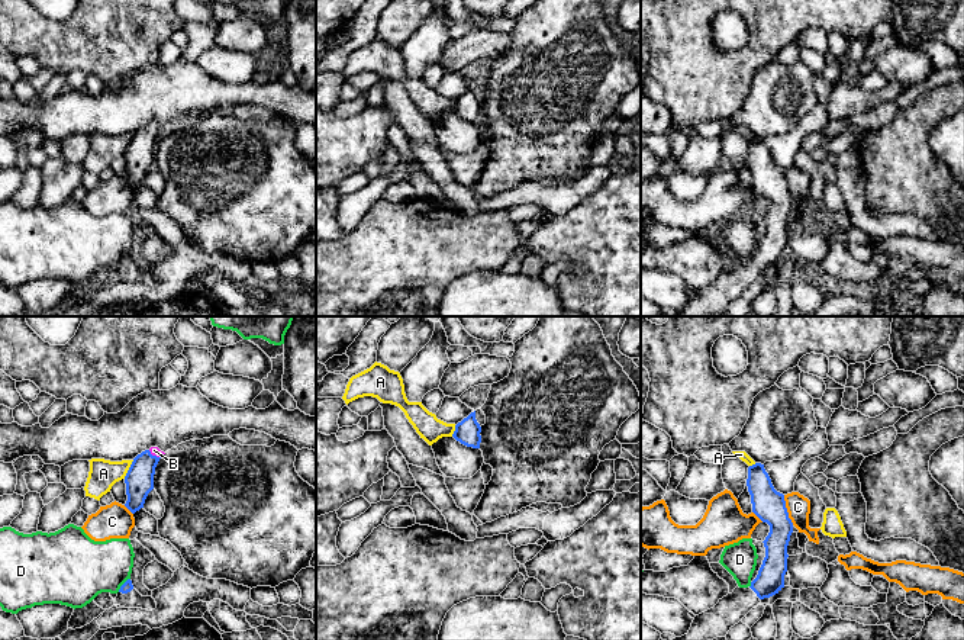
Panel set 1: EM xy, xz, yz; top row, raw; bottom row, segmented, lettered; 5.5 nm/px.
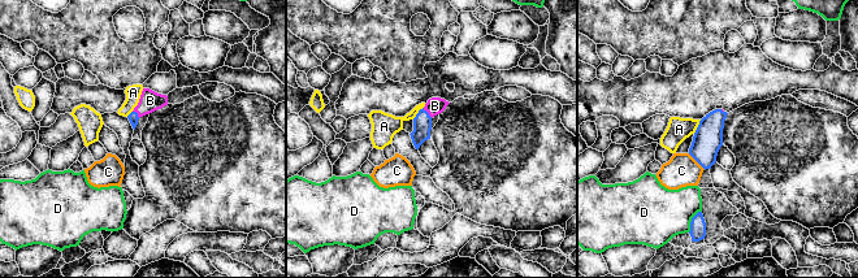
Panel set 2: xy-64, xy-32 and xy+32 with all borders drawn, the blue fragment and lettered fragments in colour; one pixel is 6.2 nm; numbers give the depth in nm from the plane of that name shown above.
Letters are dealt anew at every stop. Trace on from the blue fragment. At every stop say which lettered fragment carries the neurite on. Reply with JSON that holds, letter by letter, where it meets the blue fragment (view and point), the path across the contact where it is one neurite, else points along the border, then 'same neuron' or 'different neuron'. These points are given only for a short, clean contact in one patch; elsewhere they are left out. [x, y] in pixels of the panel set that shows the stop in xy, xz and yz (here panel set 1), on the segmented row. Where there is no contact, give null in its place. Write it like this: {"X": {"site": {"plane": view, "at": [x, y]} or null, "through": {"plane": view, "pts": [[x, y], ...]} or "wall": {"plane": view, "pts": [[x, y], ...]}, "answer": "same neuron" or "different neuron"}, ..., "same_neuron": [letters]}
{"A": {"site": {"plane": "xy", "at": [129, 469]}, "wall": {"plane": "xy", "pts": [[134, 460], [123, 478]]}, "answer": "different neuron"}, "B": {"site": {"plane": "xy", "at": [154, 456]}, "through": {"plane": "xy", "pts": [[139, 479], [142, 468], [154, 456], [154, 450]]}, "answer": "same neuron"}, "C": {"site": {"plane": "yz", "at": [786, 510]}, "wall": {"plane": "yz", "pts": [[783, 495], [787, 517], [793, 524]]}, "answer": "different neuron"}, "D": {"site": {"plane": "xy", "at": [122, 585]}, "wall": {"plane": "xy", "pts": [[129, 578], [118, 591]]}, "answer": "different neuron"}, "same_neuron": ["B"]}

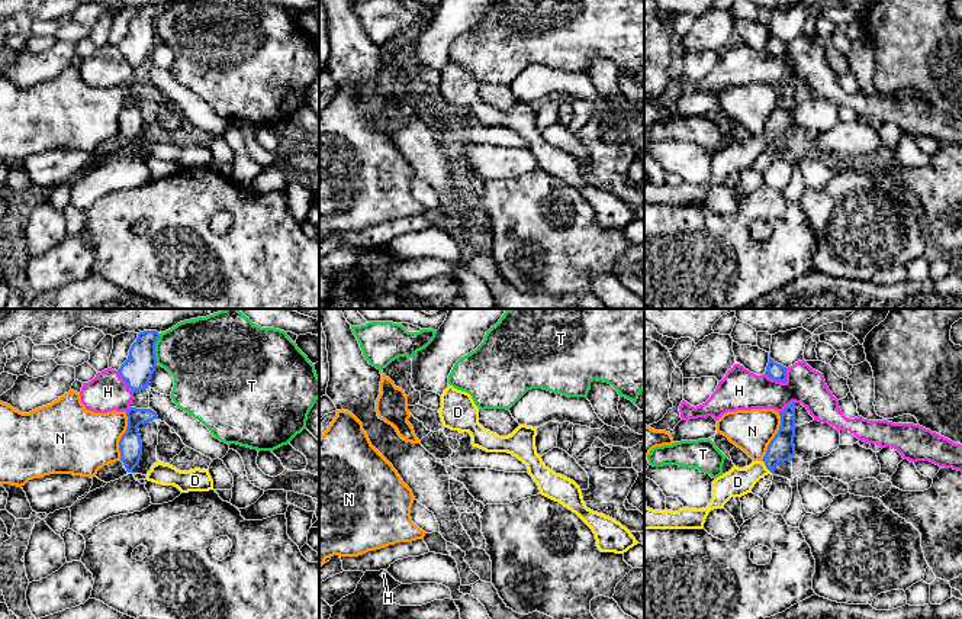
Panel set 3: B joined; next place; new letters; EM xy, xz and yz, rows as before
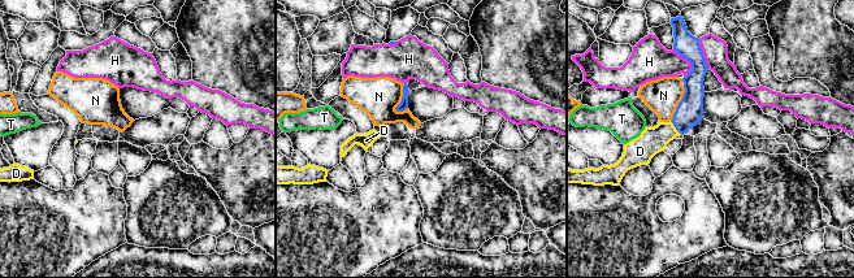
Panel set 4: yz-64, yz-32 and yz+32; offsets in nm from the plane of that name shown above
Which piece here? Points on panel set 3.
{"D": {"site": {"plane": "yz", "at": [766, 467]}, "through": {"plane": "yz", "pts": [[781, 448], [766, 467], [737, 482]]}, "answer": "same neuron"}, "H": {"site": {"plane": "yz", "at": [781, 380]}, "wall": {"plane": "yz", "pts": [[788, 368], [784, 381], [772, 380], [765, 373]]}, "answer": "different neuron"}, "N": {"site": {"plane": "yz", "at": [775, 437]}, "answer": "different neuron"}, "T": {"site": {"plane": "xy", "at": [154, 348]}, "answer": "different neuron"}, "same_neuron": ["D"]}

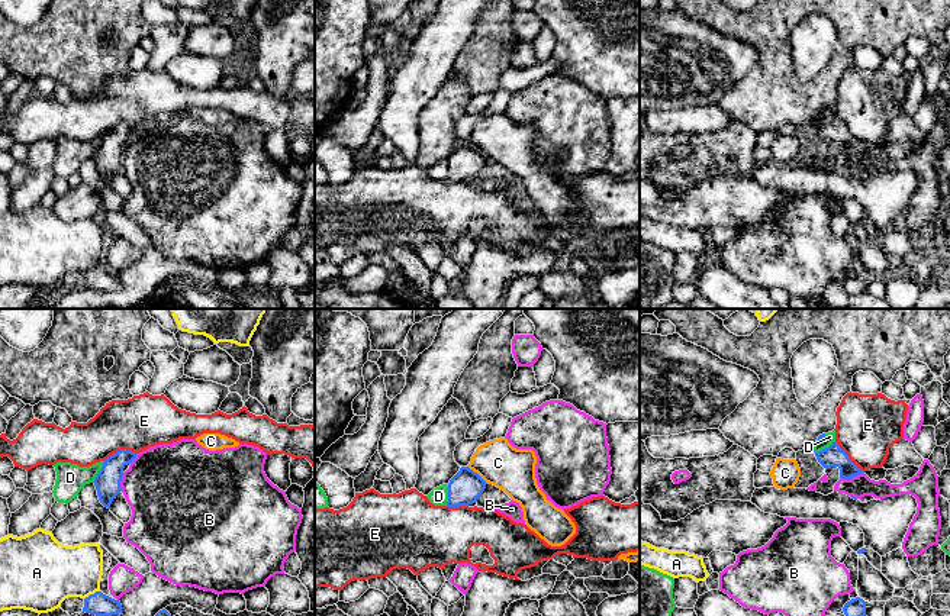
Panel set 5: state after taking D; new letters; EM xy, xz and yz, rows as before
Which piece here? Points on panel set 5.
{"A": {"site": {"plane": "xy", "at": [92, 594]}, "answer": "different neuron"}, "B": {"site": {"plane": "yz", "at": [852, 477]}, "wall": {"plane": "yz", "pts": [[863, 471], [850, 479], [840, 479]]}, "answer": "different neuron"}, "C": {"site": {"plane": "xz", "at": [477, 474]}, "answer": "different neuron"}, "D": {"site": {"plane": "yz", "at": [825, 448]}, "wall": {"plane": "yz", "pts": [[836, 441], [818, 451], [812, 448]]}, "answer": "different neuron"}, "E": {"site": {"plane": "xy", "at": [121, 450]}, "wall": {"plane": "xy", "pts": [[137, 452], [118, 450], [105, 461]]}, "answer": "different neuron"}, "same_neuron": []}

